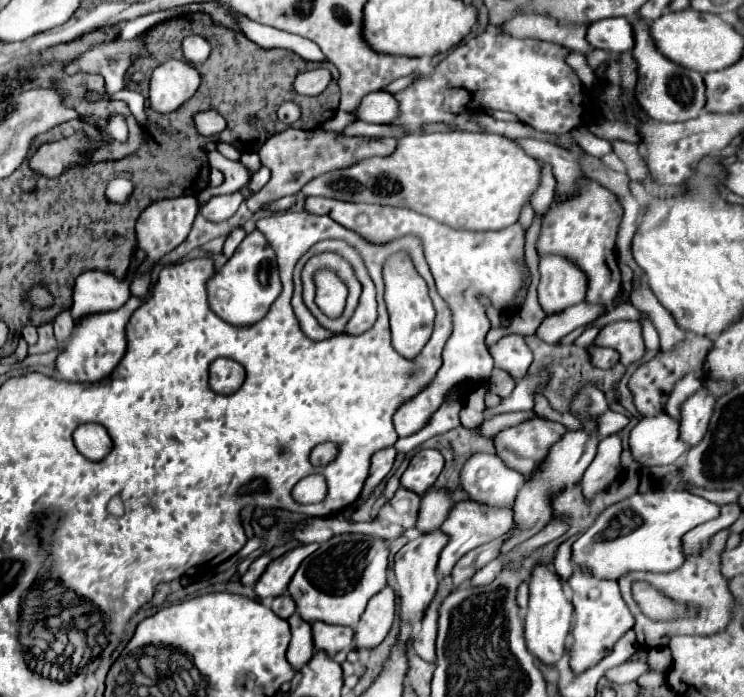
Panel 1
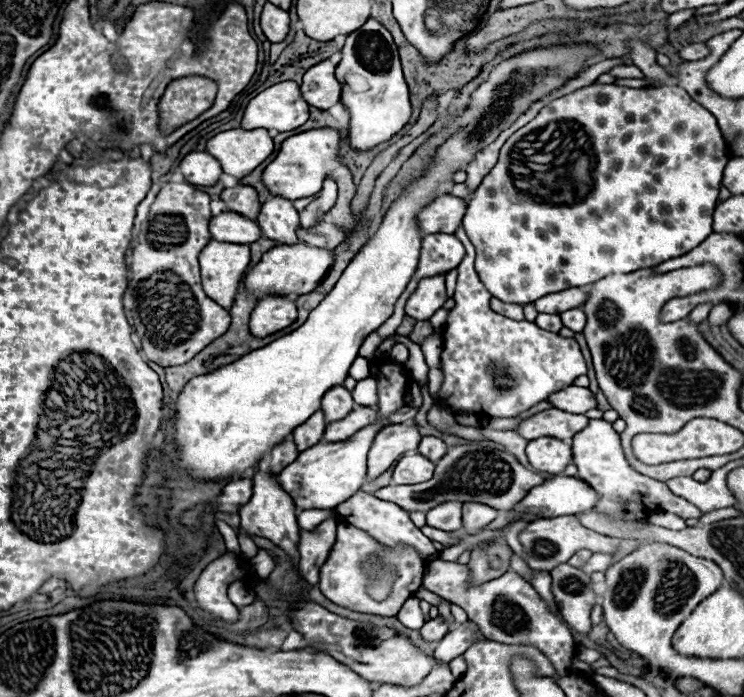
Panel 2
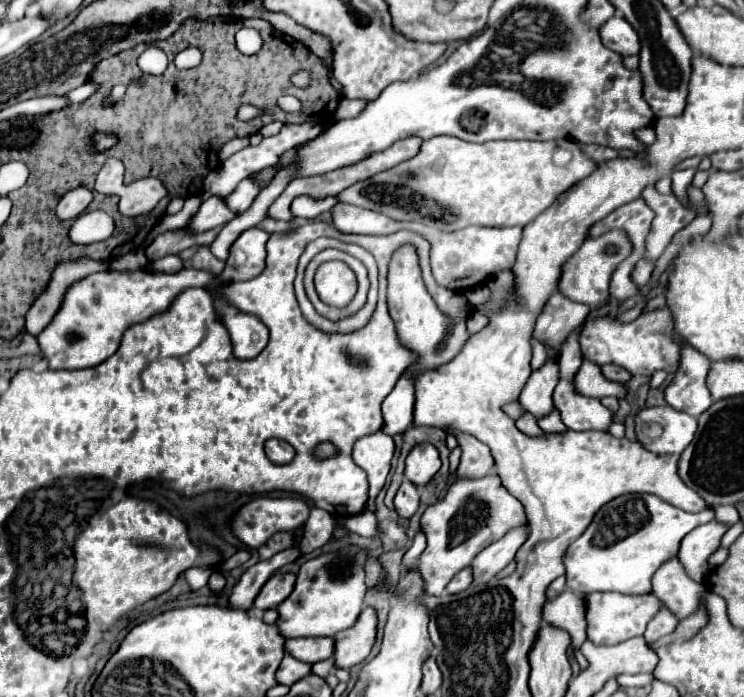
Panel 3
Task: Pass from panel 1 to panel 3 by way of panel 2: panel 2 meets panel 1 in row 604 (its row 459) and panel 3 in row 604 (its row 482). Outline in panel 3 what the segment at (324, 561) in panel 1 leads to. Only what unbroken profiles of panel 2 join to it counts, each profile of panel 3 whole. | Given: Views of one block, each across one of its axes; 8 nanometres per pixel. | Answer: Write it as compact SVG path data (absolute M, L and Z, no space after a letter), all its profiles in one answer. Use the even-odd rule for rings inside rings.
M344 546L340 550L324 552L300 566L294 592L276 608L280 614L274 622L278 632L286 638L310 638L310 636L330 636L350 628L364 608L366 584L364 584L364 564L368 552L358 546Z

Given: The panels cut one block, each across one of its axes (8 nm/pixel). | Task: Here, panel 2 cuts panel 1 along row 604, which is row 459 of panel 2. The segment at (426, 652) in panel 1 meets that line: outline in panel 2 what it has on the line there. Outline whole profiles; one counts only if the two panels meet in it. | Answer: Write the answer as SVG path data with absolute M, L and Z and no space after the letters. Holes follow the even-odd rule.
M424 436L418 444L418 452L424 454L426 458L430 458L432 462L438 462L438 458L442 458L442 454L446 454L448 446L440 440L440 438L434 438L434 436Z

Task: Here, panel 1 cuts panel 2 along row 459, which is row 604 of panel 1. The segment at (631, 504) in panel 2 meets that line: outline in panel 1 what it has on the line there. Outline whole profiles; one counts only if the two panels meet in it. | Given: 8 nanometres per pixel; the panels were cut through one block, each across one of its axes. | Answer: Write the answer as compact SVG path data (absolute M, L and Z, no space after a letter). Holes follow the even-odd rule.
M574 566L574 572L568 578L568 586L572 588L572 604L576 612L572 630L574 642L568 650L568 666L576 676L608 656L608 652L626 634L626 630L634 626L634 618L620 596L616 580L598 580L596 576L590 576L590 572L584 572L584 568Z

